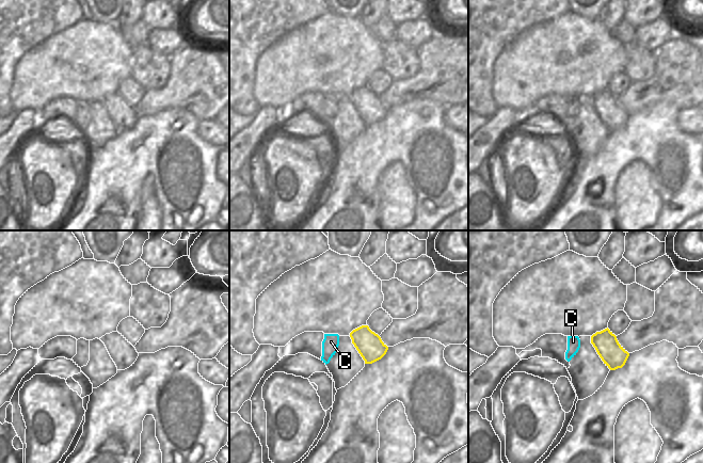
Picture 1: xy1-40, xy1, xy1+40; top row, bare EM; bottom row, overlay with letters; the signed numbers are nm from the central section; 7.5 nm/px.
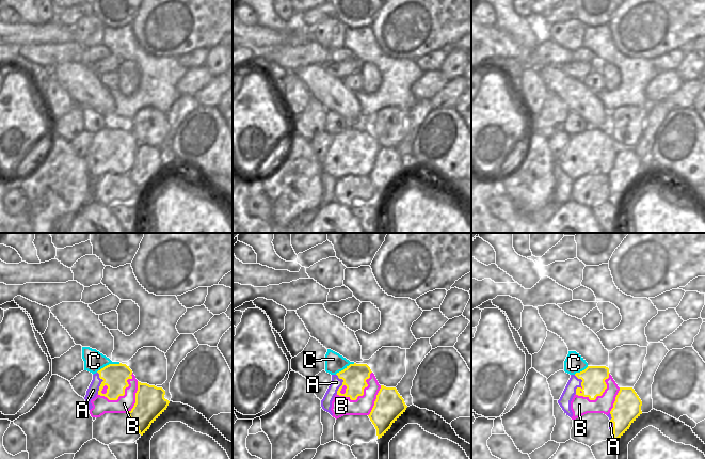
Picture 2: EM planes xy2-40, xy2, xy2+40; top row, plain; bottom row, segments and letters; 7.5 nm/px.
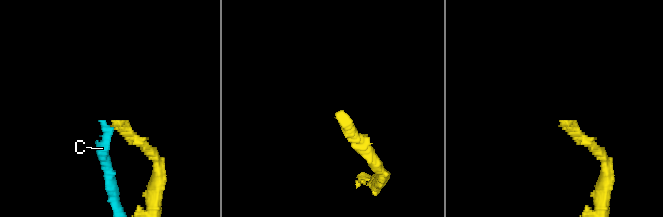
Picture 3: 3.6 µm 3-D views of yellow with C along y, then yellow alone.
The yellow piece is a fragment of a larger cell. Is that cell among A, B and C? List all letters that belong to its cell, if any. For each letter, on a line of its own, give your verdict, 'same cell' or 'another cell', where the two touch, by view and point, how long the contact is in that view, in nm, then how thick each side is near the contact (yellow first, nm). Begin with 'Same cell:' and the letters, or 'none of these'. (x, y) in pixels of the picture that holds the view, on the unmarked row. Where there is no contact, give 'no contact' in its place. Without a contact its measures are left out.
Same cell: none of these
A: another cell; meets yellow in xy2+40 at (581, 144); contact 140 nm long; 180 nm thick on the yellow side, 90 nm on the other
B: another cell; meets yellow in xy2-40 at (122, 156); contact 320 nm long; 190 nm thick on the yellow side, 140 nm on the other
C: another cell; meets yellow in xy2-40 at (109, 125); contact 200 nm long; 190 nm thick on the yellow side, 160 nm on the other

